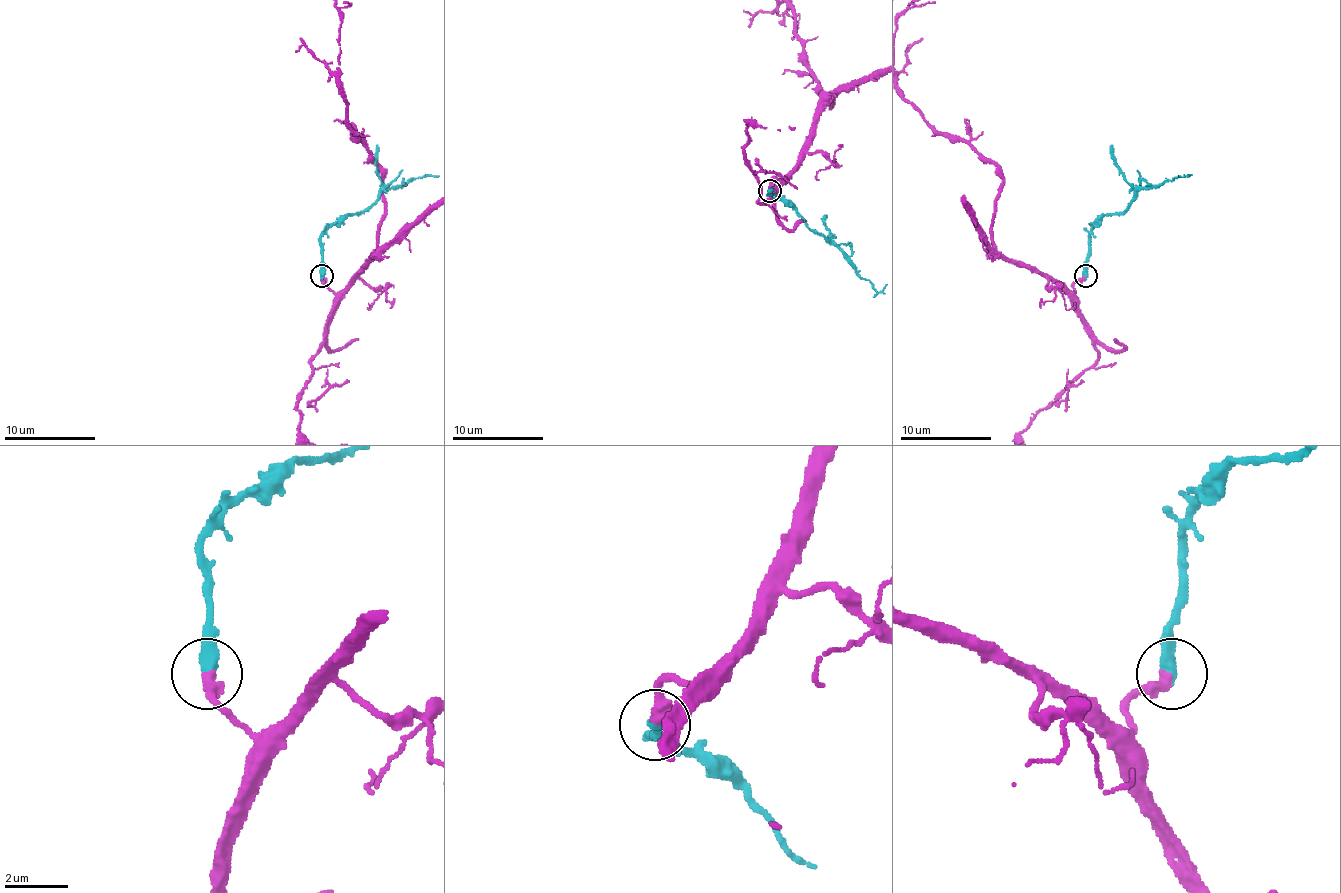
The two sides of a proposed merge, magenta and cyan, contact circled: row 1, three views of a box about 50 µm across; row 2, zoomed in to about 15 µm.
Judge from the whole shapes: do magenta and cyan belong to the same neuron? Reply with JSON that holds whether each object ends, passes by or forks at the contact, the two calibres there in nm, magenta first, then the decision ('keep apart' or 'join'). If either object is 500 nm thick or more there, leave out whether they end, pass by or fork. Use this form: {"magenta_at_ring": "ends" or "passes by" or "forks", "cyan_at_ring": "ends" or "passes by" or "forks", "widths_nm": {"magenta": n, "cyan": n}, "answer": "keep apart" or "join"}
{"magenta_at_ring": "ends", "cyan_at_ring": "ends", "widths_nm": {"magenta": 400, "cyan": 440}, "answer": "join"}

